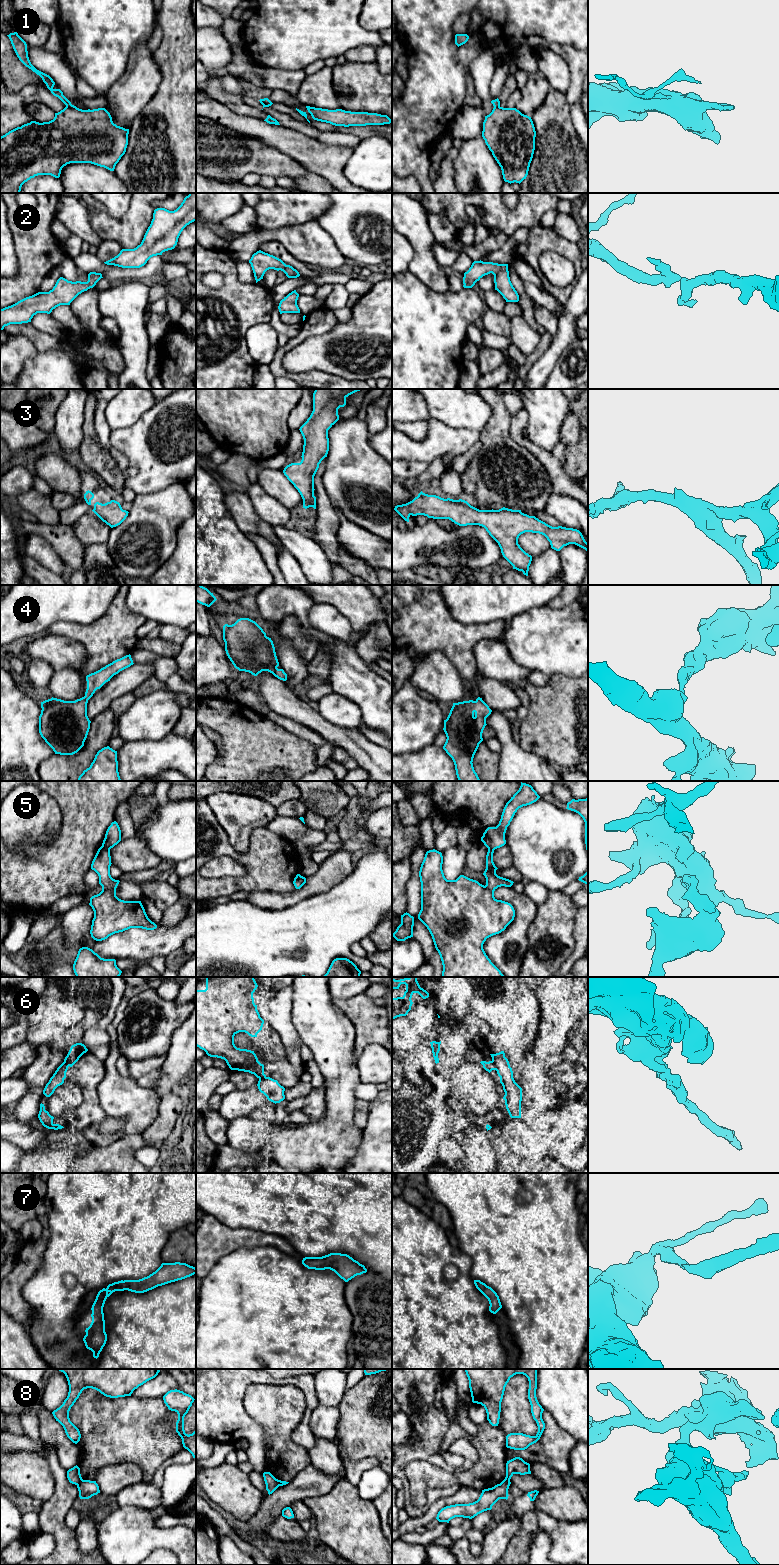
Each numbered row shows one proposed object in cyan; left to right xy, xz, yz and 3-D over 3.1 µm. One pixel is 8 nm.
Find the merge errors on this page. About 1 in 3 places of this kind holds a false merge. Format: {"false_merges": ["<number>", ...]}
{"false_merges": ["1", "5", "6", "8"]}

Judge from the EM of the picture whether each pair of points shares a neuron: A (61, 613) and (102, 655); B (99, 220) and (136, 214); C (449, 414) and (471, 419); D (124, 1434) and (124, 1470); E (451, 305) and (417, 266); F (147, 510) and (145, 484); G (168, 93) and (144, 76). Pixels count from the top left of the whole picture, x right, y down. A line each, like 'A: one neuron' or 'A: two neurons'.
A: two neurons
B: one neuron
C: one neuron
D: two neurons
E: two neurons
F: two neurons
G: two neurons

